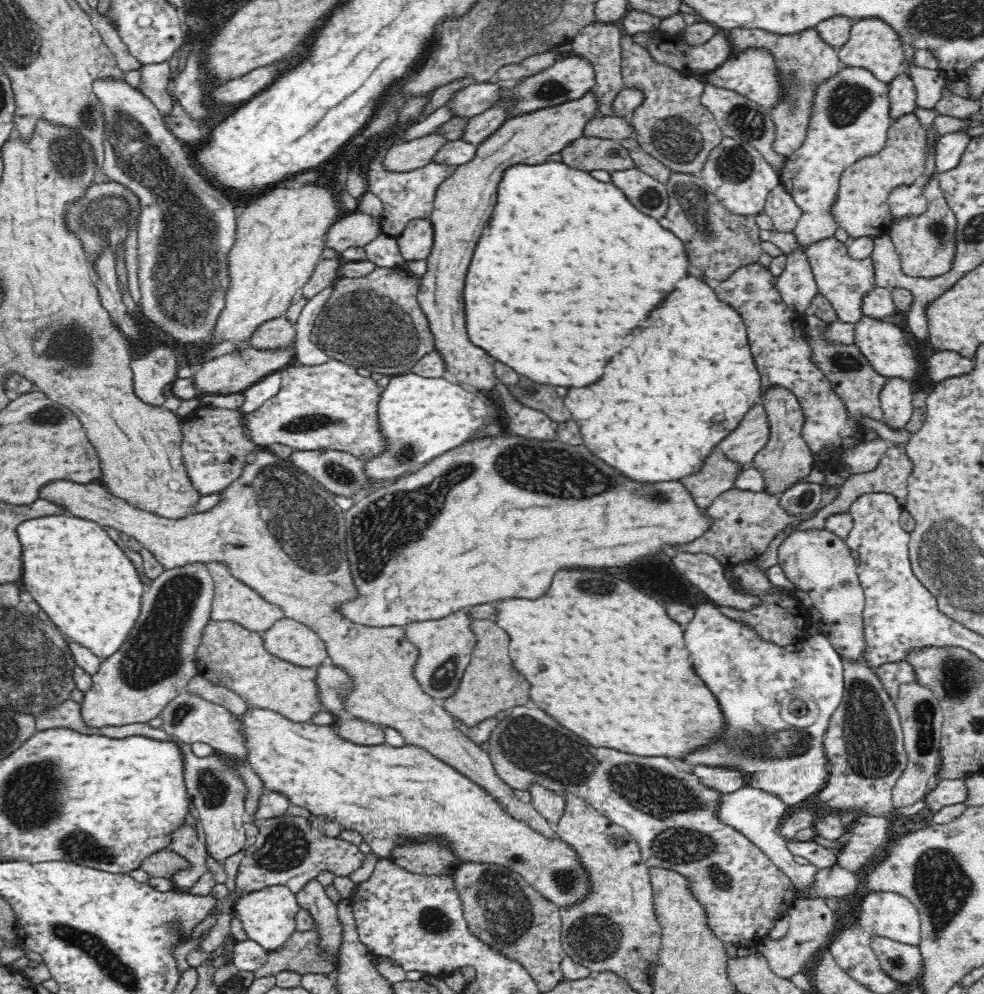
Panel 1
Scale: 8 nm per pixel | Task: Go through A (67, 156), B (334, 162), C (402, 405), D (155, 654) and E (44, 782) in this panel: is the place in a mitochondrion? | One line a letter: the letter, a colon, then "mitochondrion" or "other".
A: mitochondrion
B: other
C: other
D: mitochondrion
E: mitochondrion

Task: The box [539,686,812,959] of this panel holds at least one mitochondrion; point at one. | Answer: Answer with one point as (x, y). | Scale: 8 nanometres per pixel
(566, 881)

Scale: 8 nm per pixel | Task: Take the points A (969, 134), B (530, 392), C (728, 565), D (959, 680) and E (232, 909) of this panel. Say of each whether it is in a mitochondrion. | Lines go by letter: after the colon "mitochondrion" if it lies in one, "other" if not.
A: other
B: mitochondrion
C: other
D: mitochondrion
E: other

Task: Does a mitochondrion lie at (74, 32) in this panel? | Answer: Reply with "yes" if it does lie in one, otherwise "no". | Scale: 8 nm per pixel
no

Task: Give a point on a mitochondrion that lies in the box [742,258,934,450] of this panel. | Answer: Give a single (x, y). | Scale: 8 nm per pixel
(839, 360)

